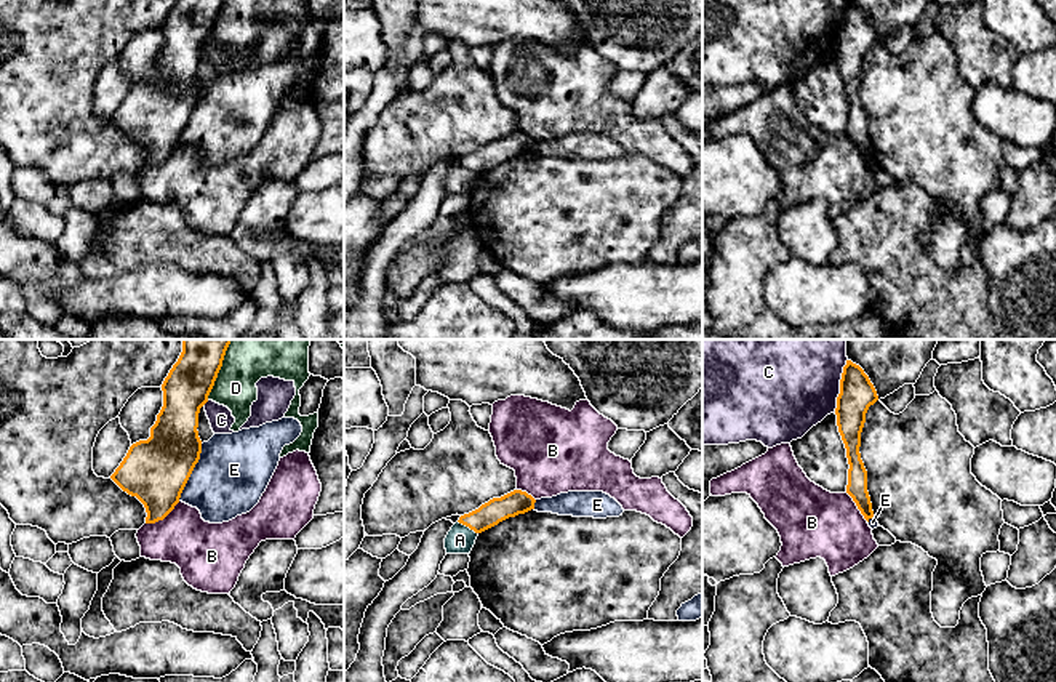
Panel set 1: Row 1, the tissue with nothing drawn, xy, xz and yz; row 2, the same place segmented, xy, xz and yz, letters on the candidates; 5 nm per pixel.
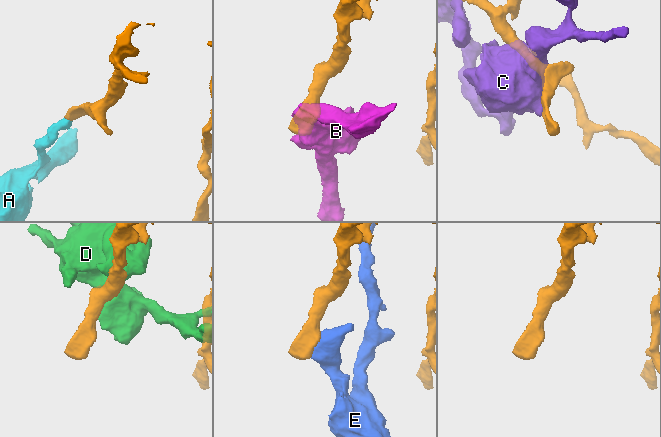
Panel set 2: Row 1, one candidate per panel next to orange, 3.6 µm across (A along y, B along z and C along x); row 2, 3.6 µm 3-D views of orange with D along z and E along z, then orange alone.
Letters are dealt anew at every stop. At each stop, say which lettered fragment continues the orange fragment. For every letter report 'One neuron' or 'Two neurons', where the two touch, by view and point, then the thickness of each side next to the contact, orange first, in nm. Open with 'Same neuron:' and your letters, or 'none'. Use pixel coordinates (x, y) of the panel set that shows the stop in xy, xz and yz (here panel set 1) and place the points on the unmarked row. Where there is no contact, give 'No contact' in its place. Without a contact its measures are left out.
Same neuron: none
A: Two neurons. Touches orange at xz (468, 167). Thickness 120 nm (orange) against 140 nm
B: Two neurons. Touches orange at xy (162, 160). Thickness 320 nm (orange) against 280 nm
C: Two neurons. Touches orange at yz (840, 28). Thickness 180 nm (orange) against 360 nm
D: Two neurons. Touches orange at xy (215, 21). Thickness 240 nm (orange) against 200 nm
E: Two neurons. Touches orange at xy (191, 114). Thickness 320 nm (orange) against 360 nm

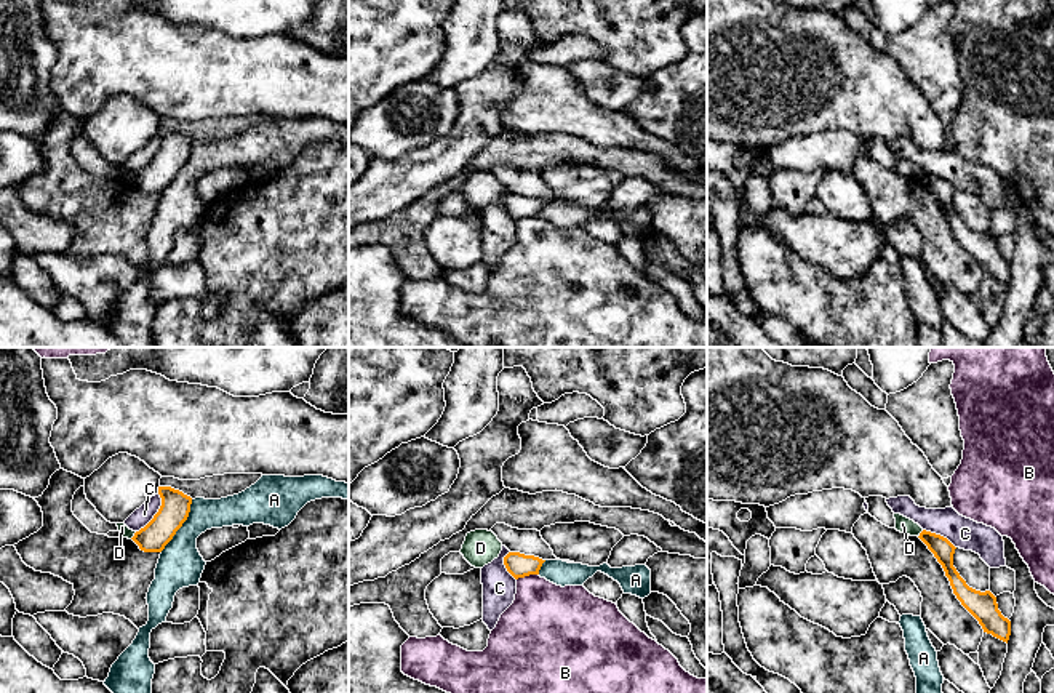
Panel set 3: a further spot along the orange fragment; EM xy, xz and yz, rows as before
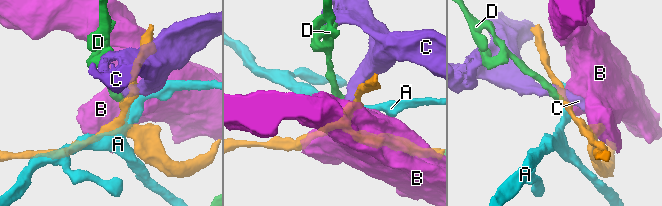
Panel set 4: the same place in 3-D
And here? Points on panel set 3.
Same neuron: none
A: Two neurons. Touches orange at xy (181, 167). Thickness 150 nm (orange) against 220 nm
B: Two neurons. Touches orange at xz (526, 216). Thickness 120 nm (orange) against 380 nm
C: Two neurons. Touches orange at xy (155, 156). Thickness 150 nm (orange) against 90 nm
D: Two neurons. Touches orange at xy (135, 176). Thickness 150 nm (orange) against 50 nm

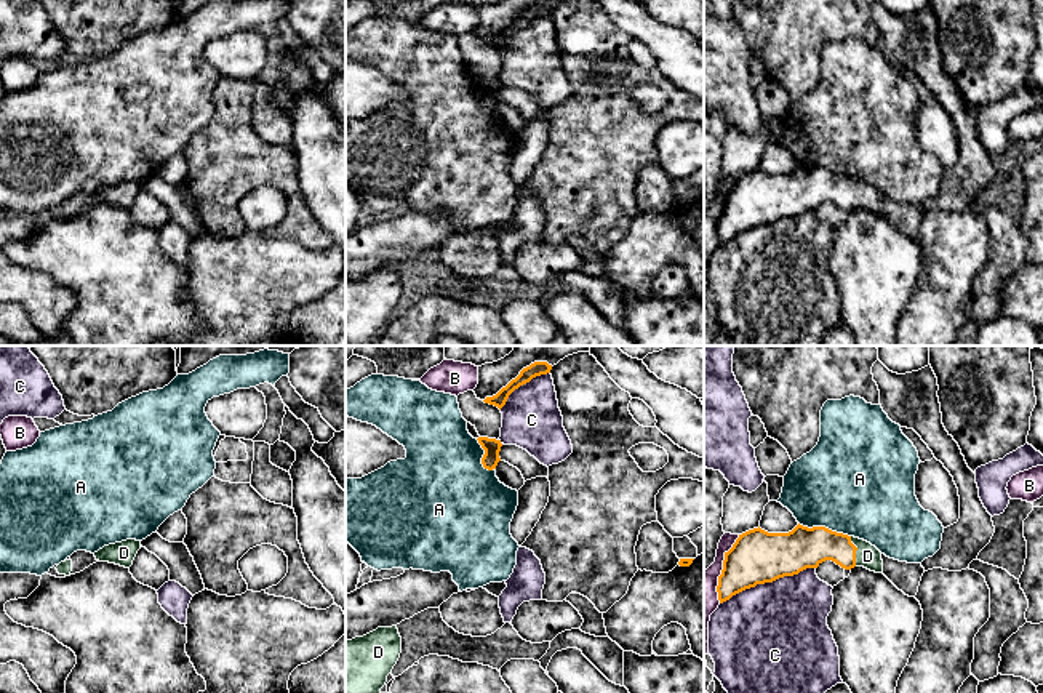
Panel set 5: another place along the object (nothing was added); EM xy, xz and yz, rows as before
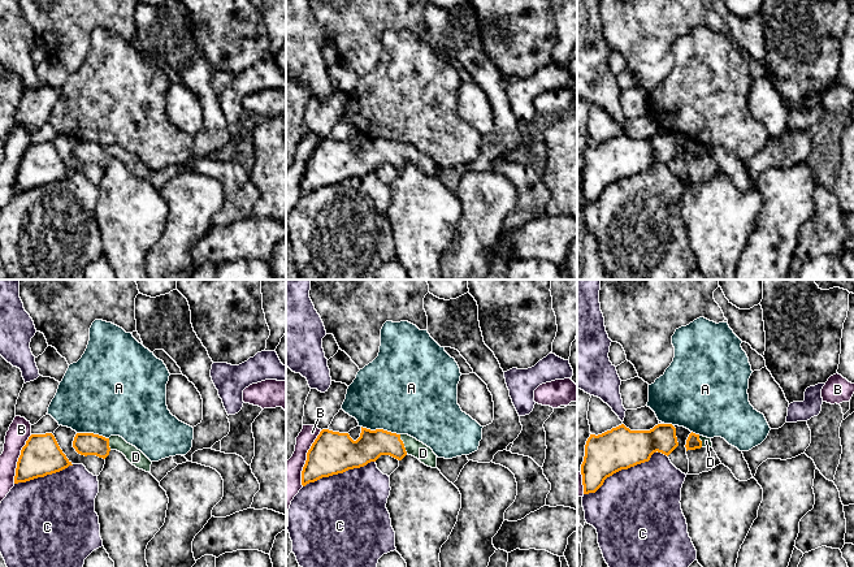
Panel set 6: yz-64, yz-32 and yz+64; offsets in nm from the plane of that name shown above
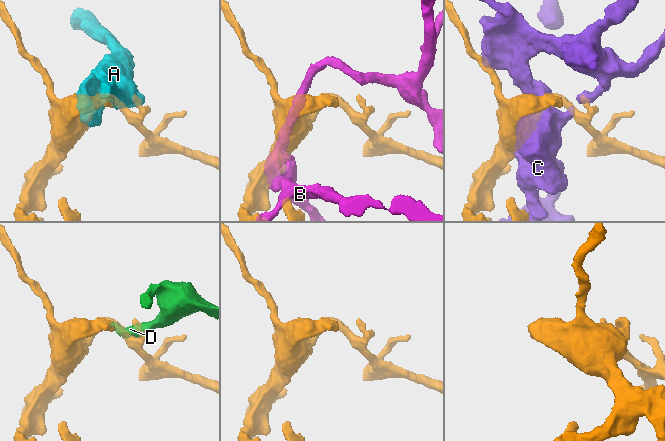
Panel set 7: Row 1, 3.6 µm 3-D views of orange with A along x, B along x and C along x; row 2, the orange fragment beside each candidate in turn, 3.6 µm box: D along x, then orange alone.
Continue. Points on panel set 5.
Same neuron: D
A: Two neurons. Touches orange at yz (824, 168). Thickness 220 nm (orange) against 500 nm
B: Two neurons. Touches orange at yz (723, 210). Thickness 260 nm (orange) against 140 nm
C: Two neurons. Touches orange at yz (767, 223). Thickness 260 nm (orange) against 480 nm
D: One neuron. Touches orange at yz (856, 191). Thickness 200 nm (orange) against 120 nm

